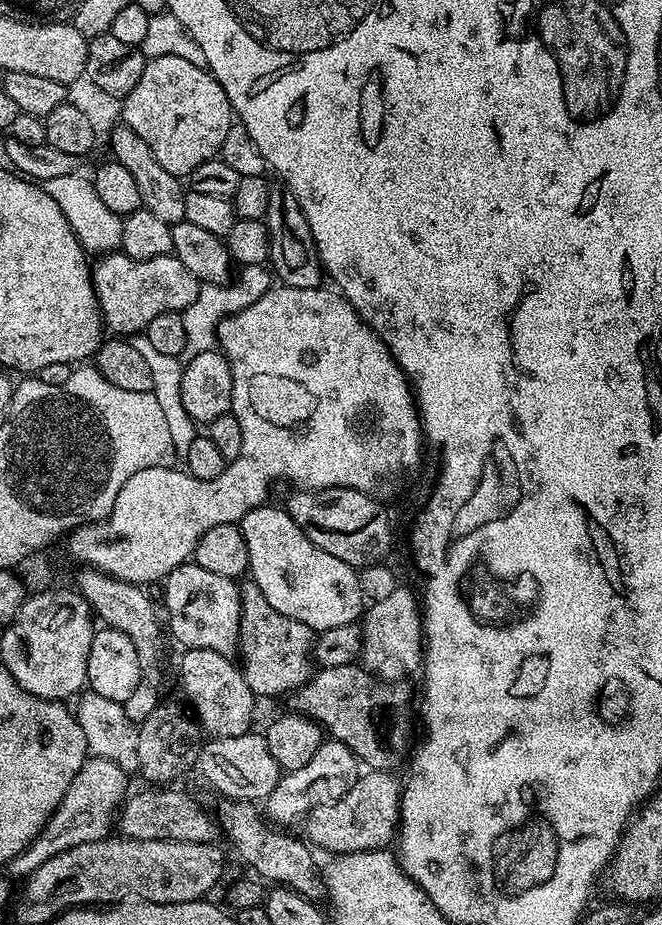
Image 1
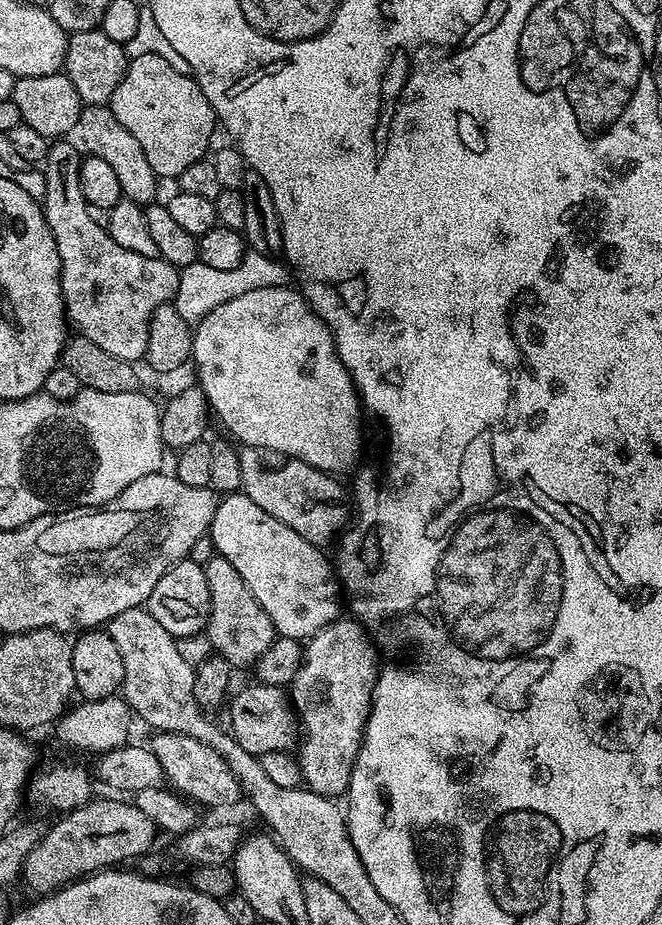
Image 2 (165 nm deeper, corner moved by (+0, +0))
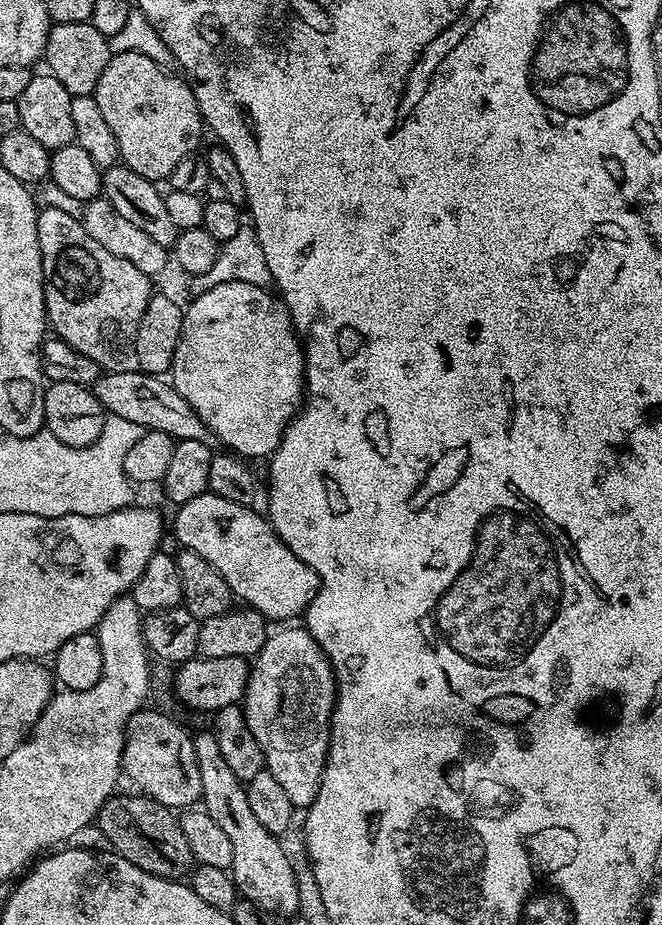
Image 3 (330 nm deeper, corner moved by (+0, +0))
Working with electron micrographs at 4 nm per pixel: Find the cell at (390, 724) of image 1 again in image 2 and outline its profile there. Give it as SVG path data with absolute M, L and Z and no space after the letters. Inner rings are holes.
M252 682L236 697L231 697L228 708L230 734L251 756L261 757L271 752L286 752L298 744L298 717L290 707L289 697L283 687Z

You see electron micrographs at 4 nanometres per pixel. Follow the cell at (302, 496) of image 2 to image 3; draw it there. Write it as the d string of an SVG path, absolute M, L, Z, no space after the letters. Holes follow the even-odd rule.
M104 372L91 385L93 394L108 416L126 418L126 422L138 422L142 430L170 434L172 439L193 440L206 445L213 443L212 431L198 418L194 406L174 390L174 386L164 376L152 376L148 372Z

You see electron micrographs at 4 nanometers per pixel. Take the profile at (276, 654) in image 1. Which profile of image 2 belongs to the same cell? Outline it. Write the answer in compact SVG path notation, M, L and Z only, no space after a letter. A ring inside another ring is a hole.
M214 554L202 567L206 576L206 586L210 588L210 612L206 634L212 643L213 653L226 658L233 666L254 665L277 638L274 622L270 622L270 614L262 610L258 598L250 594L250 586L242 582L242 574L238 574L238 570L234 570L234 566L226 562L226 558Z

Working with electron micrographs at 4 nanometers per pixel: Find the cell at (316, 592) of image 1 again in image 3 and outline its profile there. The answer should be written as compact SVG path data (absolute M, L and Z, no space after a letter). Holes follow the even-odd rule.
M206 491L198 498L190 498L190 502L179 505L175 509L176 512L176 533L174 539L179 544L181 549L193 552L194 554L202 554L202 558L206 558L206 562L210 562L210 566L214 566L214 570L218 570L218 574L222 574L222 578L230 586L233 597L237 601L243 602L247 607L254 609L256 612L261 612L269 621L284 620L280 622L292 622L295 616L303 617L308 611L310 602L318 594L320 589L320 575L310 566L306 566L306 562L302 562L302 558L298 558L294 554L294 550L290 550L290 546L286 546L286 542L282 542L282 538L278 538L278 534L272 529L271 524L263 515L260 516L247 504L239 504L238 502L226 502L226 498L218 498L214 493Z

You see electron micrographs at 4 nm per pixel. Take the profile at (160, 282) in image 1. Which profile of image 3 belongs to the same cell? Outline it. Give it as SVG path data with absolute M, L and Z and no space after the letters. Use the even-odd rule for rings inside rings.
M41 207L36 213L38 218L38 246L42 250L42 274L44 275L44 301L51 331L65 340L80 354L86 354L104 372L135 372L138 369L136 335L142 310L154 295L153 281L138 266L110 254L99 242L94 242L86 234L83 223L60 208Z

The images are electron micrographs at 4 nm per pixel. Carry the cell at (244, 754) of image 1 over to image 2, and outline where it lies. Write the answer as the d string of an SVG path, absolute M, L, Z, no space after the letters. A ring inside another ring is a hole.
M159 731L152 737L154 738L150 741L150 747L163 768L165 781L179 795L197 805L209 804L212 808L220 808L223 804L232 804L236 799L241 799L239 780L230 770L230 766L226 766L223 758L210 750L210 746L177 732Z

